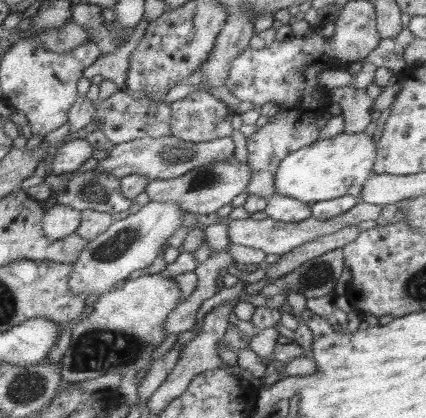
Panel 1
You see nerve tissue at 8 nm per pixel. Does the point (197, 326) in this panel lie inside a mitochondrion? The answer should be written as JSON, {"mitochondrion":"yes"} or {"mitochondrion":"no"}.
{"mitochondrion":"no"}

